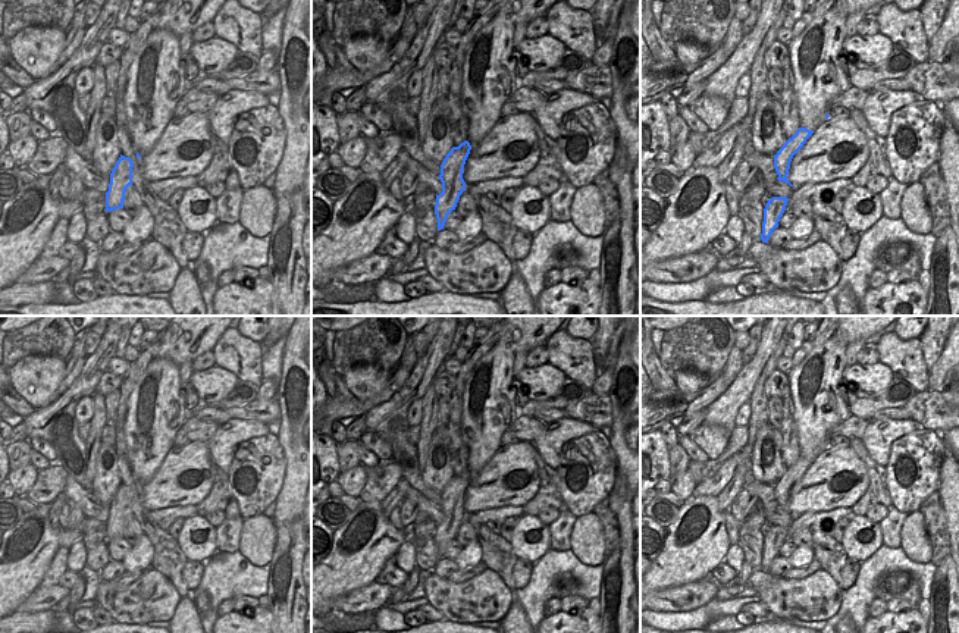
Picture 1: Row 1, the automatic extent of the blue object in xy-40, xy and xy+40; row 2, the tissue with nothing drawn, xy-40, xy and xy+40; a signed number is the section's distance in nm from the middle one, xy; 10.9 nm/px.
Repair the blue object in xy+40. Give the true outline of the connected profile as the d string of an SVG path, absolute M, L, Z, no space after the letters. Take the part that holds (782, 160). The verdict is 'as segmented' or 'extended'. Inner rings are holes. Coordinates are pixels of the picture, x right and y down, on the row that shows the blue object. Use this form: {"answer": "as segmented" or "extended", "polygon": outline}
{"answer": "as segmented", "polygon": "M799 128L796 131L796 134L792 138L789 138L784 142L784 145L777 151L777 154L774 156L774 167L775 167L775 172L778 175L778 178L777 178L778 181L783 181L783 182L789 184L790 187L793 187L787 181L790 162L792 162L793 156L803 147L806 140L812 134L814 134L814 131L809 131L806 128Z"}

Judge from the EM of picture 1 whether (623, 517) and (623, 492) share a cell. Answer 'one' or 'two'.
one

